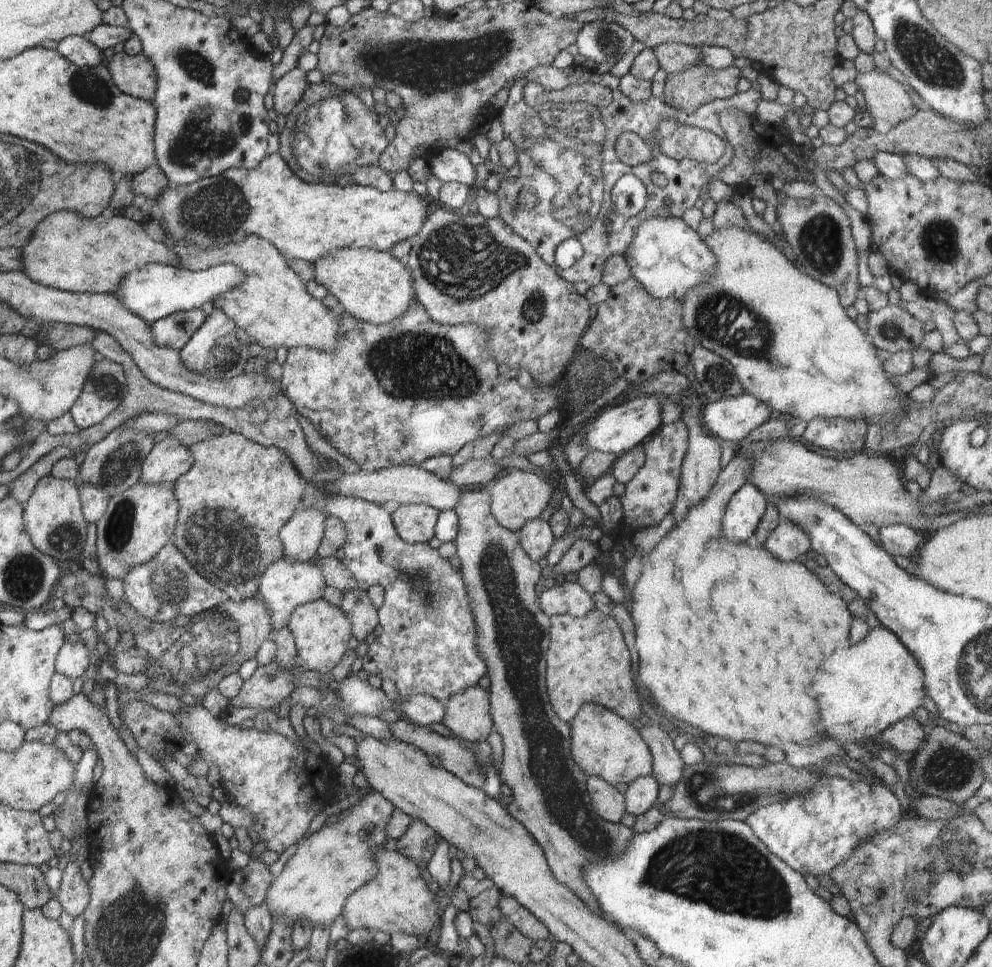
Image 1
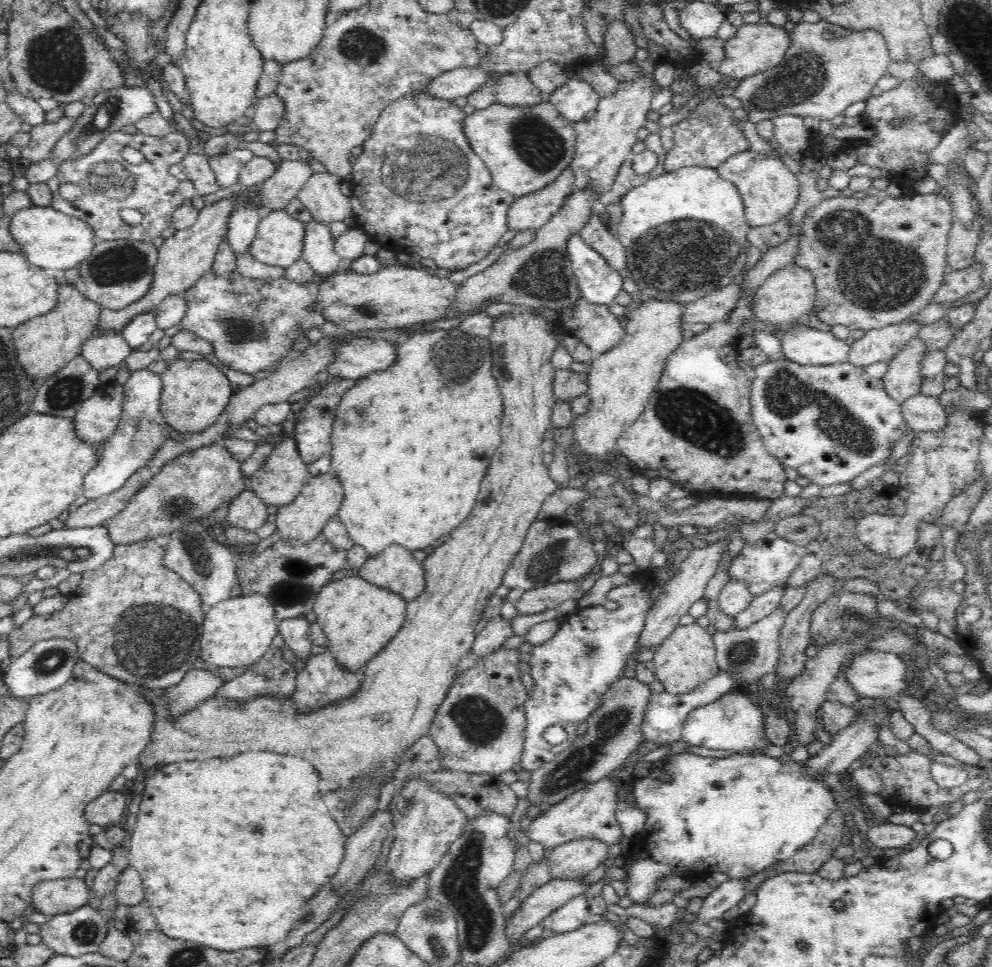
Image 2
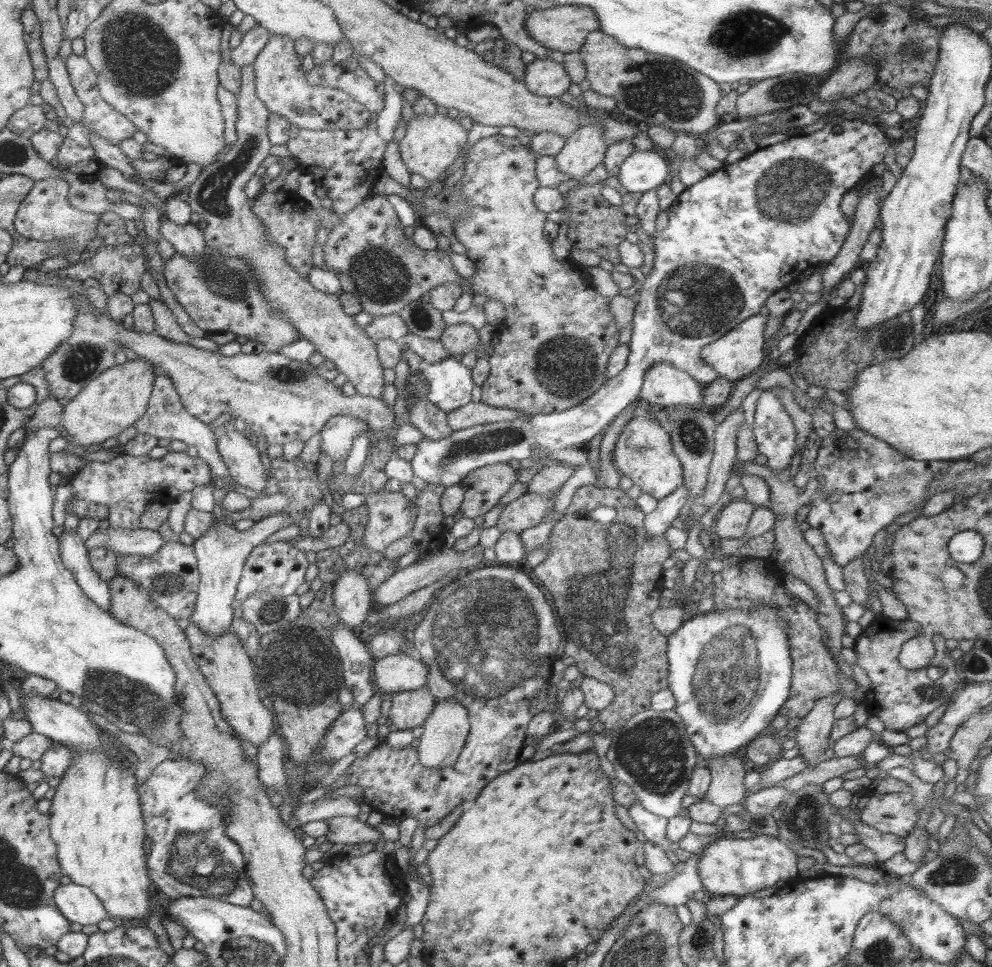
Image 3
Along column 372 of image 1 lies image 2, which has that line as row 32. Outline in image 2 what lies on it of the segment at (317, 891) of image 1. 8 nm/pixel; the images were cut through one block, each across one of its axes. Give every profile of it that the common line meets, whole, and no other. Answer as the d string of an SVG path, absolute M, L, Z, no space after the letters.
M825 20L816 23L803 21L793 28L790 38L792 44L778 66L745 78L734 88L732 96L741 100L751 122L757 123L765 118L772 120L784 115L832 120L843 114L850 104L865 101L878 80L887 74L891 58L884 37L876 30L848 30Z

